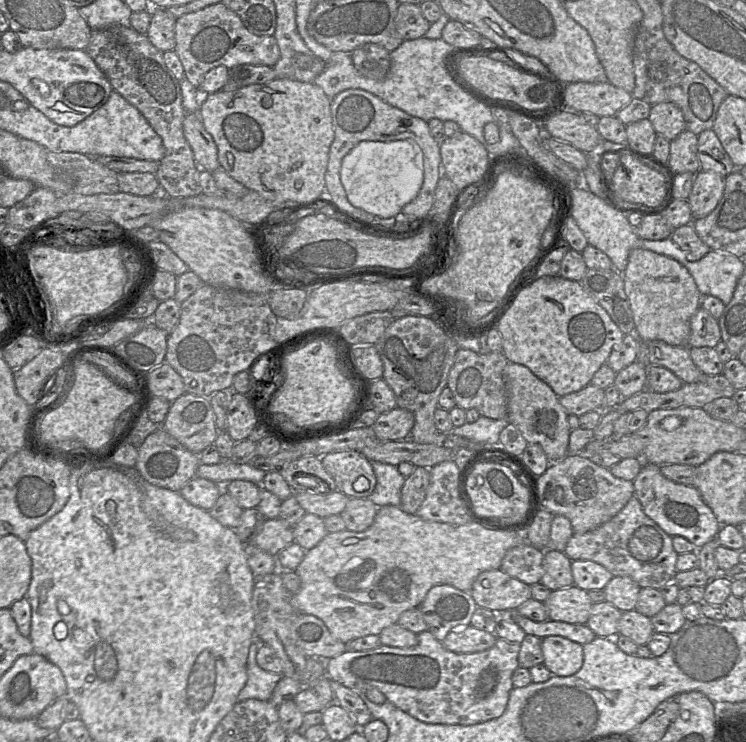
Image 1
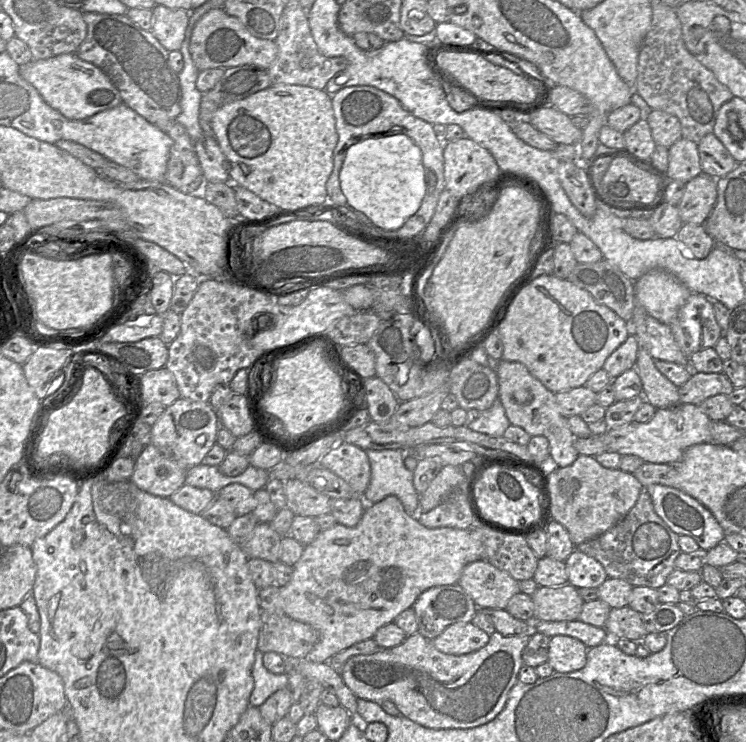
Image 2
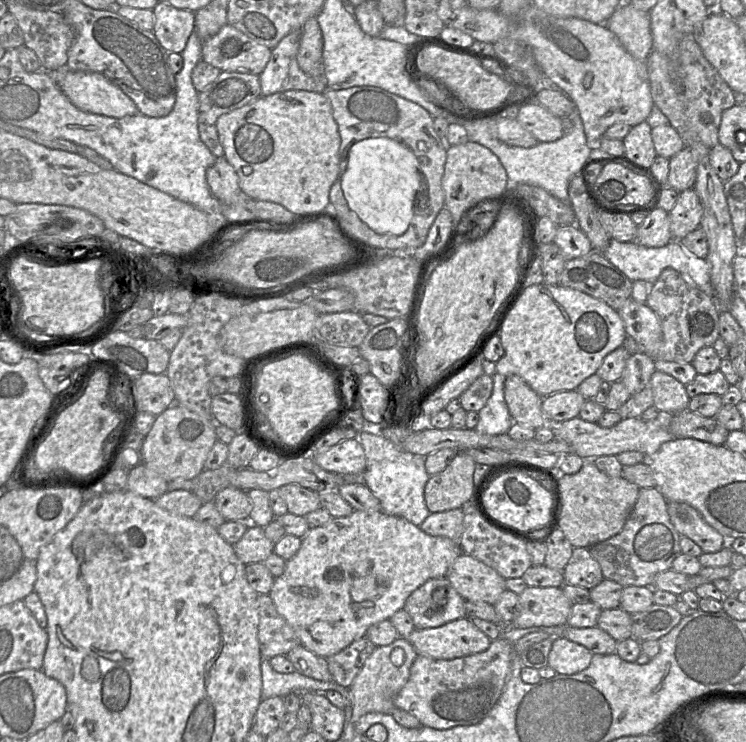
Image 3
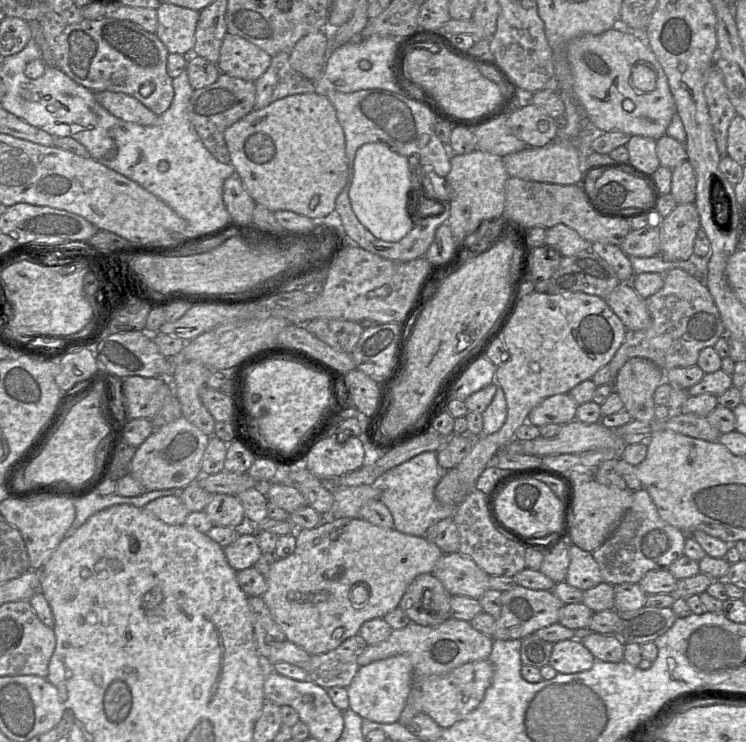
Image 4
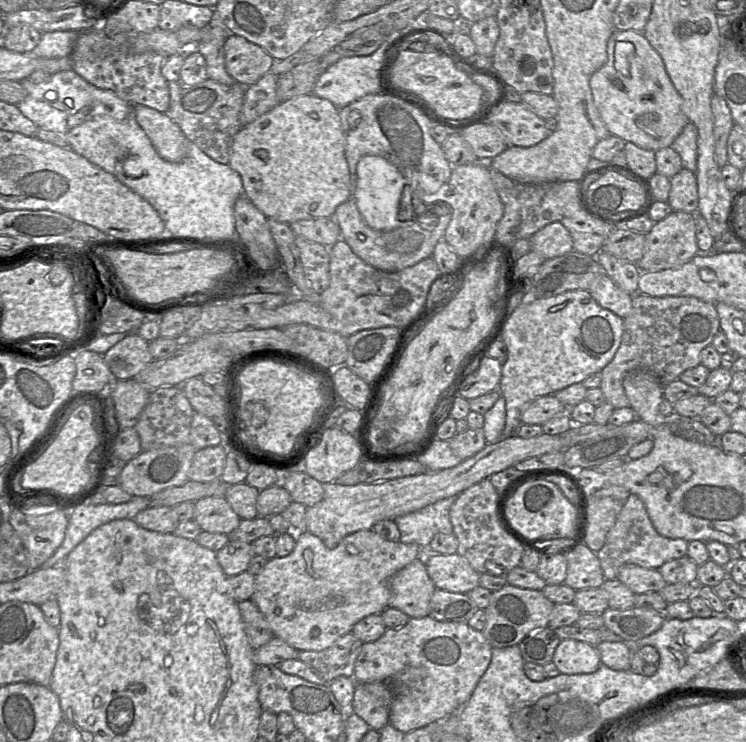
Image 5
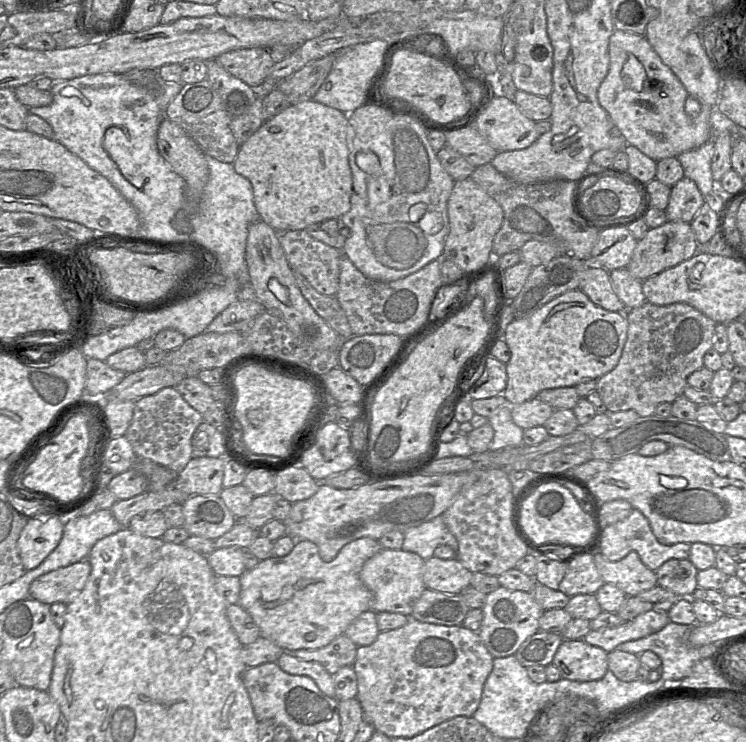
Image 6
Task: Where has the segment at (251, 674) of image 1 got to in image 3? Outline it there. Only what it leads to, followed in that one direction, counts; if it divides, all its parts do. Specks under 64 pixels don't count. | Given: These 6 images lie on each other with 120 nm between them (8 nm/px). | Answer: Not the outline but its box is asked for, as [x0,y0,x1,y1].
[260,657,344,699]

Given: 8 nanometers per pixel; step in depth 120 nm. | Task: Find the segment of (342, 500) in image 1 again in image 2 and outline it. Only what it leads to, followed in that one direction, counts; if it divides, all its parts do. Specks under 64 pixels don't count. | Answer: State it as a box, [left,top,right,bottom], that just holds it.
[285,479,331,518]

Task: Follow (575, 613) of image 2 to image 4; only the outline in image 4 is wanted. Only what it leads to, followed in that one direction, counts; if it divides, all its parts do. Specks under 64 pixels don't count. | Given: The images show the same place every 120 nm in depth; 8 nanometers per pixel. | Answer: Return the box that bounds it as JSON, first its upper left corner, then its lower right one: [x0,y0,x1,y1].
[493,585,564,640]

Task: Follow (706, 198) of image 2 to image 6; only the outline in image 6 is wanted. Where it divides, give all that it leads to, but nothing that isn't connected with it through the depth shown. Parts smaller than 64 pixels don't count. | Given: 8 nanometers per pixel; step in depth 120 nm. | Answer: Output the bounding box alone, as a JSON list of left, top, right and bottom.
[627,221,699,281]

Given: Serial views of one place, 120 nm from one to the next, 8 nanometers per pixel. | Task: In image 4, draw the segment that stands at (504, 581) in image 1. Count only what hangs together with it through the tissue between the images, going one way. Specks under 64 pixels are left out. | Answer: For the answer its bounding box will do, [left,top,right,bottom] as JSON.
[432,552,490,600]

